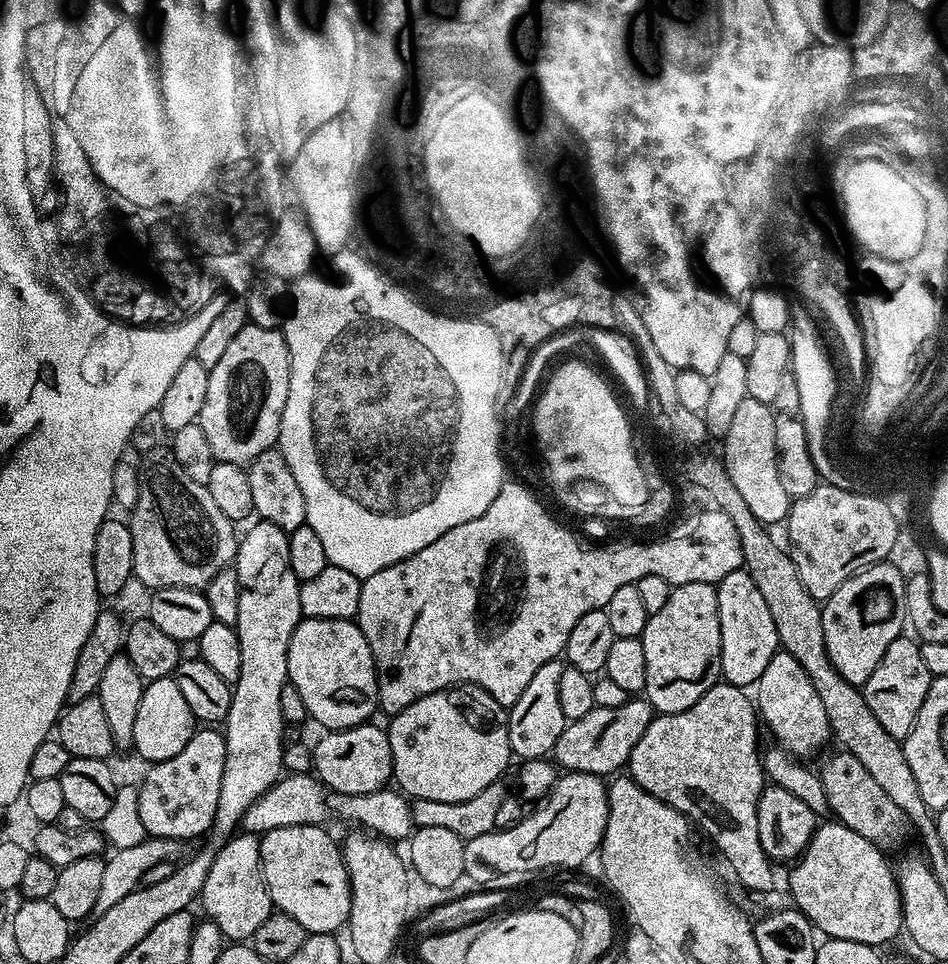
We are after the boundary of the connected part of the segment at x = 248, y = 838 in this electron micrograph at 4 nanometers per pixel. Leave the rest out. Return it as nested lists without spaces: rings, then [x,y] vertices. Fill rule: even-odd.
[[[241,831],[235,838],[226,840],[216,848],[216,857],[210,866],[210,874],[206,874],[204,890],[200,892],[198,900],[201,905],[204,903],[203,915],[214,921],[218,930],[222,930],[222,934],[229,941],[251,941],[254,930],[258,930],[258,926],[262,926],[262,922],[266,922],[266,918],[274,911],[268,887],[263,882],[260,870],[260,841],[254,838],[253,833]]]

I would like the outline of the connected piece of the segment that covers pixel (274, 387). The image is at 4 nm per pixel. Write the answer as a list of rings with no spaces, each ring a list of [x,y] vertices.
[[[251,322],[245,324],[234,342],[222,353],[218,366],[208,369],[206,402],[202,402],[202,414],[198,423],[214,449],[217,461],[247,466],[258,454],[273,447],[280,438],[280,423],[284,415],[286,398],[290,390],[290,358],[288,344],[280,328],[263,328]]]

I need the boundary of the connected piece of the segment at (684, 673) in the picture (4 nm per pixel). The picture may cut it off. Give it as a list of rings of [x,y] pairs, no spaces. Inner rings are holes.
[[[706,582],[675,585],[666,606],[649,616],[644,631],[640,641],[648,651],[648,669],[643,695],[657,713],[681,712],[694,706],[721,679],[722,634],[716,585]]]

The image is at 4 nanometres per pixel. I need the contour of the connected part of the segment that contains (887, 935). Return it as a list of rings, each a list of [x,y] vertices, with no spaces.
[[[831,822],[832,824],[821,823],[813,832],[810,842],[804,848],[802,858],[795,861],[792,873],[788,876],[788,892],[792,895],[791,903],[795,905],[801,914],[810,921],[813,929],[817,933],[823,934],[825,937],[834,940],[849,940],[850,942],[862,942],[863,944],[871,944],[873,946],[881,946],[880,944],[888,944],[896,935],[904,932],[904,901],[900,899],[900,881],[897,873],[888,865],[885,853],[874,842],[870,842],[866,838],[862,838],[862,834],[854,834],[854,830],[850,830],[845,824],[839,822]]]

